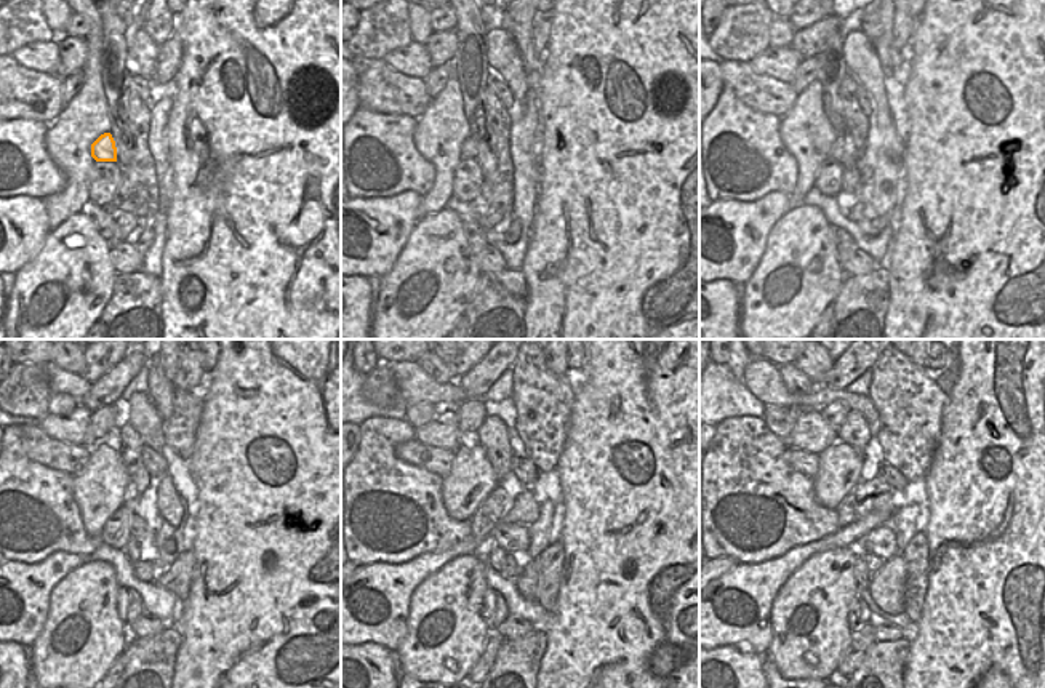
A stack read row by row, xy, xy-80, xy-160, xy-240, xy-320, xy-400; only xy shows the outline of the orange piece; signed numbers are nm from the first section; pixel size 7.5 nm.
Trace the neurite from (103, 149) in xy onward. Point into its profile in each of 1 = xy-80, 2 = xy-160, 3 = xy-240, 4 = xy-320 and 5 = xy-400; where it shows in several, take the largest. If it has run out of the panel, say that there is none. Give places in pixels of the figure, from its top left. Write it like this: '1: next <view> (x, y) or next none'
1: next xy-80 (468, 149)
2: next xy-160 (844, 151)
3: next xy-240 (140, 528)
4: next xy-320 (512, 538)
5: next xy-400 (880, 541)

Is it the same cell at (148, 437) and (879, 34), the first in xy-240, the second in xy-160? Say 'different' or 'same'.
different

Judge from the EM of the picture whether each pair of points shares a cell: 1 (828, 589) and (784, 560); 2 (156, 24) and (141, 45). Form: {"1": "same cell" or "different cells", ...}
{"1": "different cells", "2": "different cells"}

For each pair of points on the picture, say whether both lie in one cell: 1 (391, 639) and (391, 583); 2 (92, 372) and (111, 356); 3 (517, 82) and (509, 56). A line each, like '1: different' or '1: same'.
1: same
2: same
3: same

